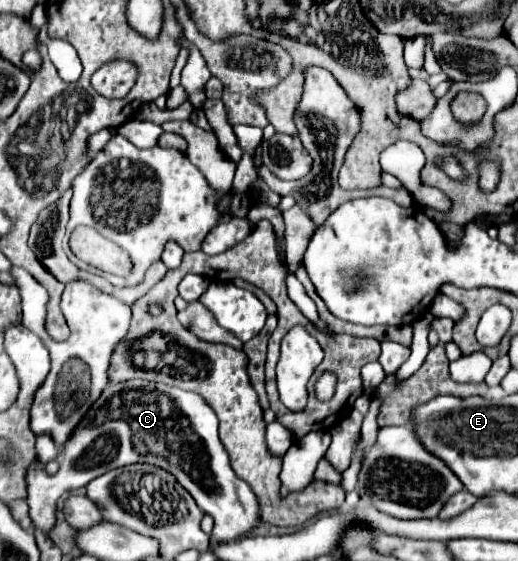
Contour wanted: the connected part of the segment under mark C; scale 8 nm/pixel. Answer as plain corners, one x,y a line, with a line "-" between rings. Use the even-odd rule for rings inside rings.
136,378
110,382
110,386
106,386
78,430
74,430
70,442
66,442
58,474
48,476
42,464
32,466
26,480
34,528
48,534
56,526
58,500
68,490
82,488
108,470
136,462
162,466
178,478
196,504
214,518
210,536
214,544
242,538
262,522
258,498
252,488
234,474
228,452
218,438
218,418
204,398
196,392

